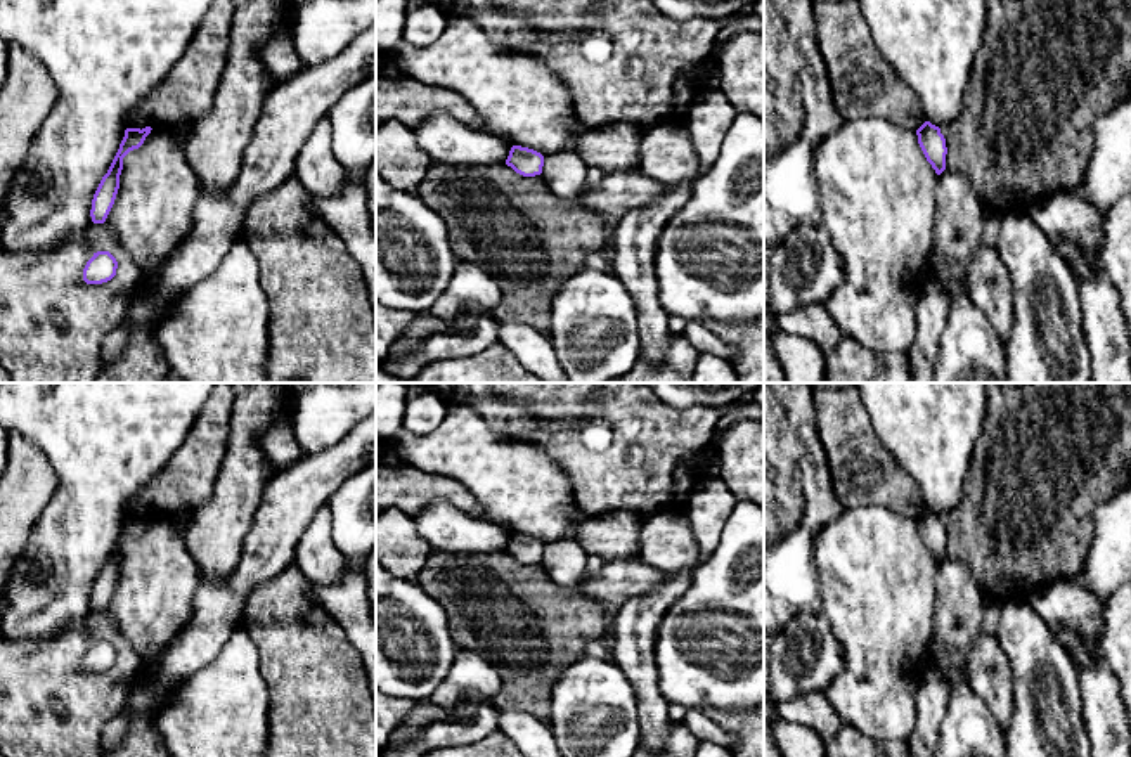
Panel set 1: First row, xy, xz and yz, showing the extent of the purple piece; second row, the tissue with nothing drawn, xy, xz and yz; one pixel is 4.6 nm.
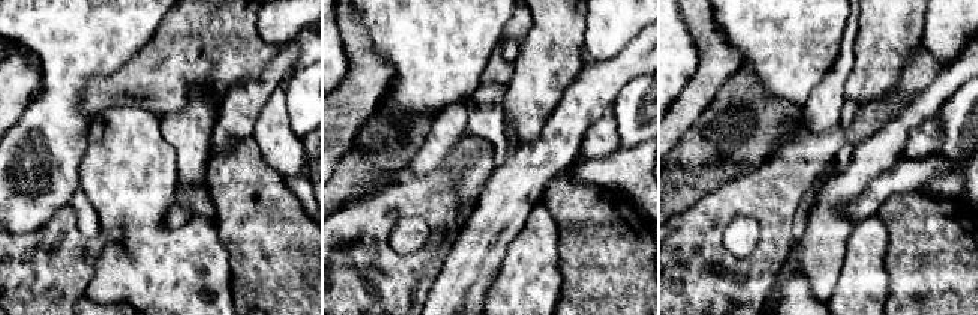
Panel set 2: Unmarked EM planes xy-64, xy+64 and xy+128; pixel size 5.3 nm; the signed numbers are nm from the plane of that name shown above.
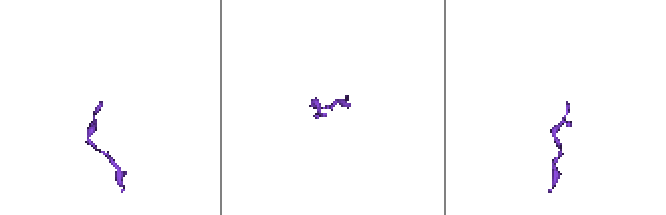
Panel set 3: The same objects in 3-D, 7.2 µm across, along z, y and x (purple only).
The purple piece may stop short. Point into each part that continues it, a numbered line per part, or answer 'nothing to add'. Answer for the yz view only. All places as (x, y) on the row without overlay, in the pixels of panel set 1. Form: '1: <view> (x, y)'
1: yz (877, 579)

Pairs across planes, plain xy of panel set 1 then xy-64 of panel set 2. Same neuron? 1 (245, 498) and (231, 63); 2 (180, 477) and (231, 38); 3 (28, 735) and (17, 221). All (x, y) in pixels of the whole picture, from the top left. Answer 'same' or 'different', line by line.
1: different
2: same
3: different

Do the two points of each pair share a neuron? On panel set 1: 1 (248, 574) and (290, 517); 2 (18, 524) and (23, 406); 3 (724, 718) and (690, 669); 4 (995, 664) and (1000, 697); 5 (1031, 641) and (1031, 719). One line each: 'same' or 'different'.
1: same
2: different
3: different
4: same
5: same

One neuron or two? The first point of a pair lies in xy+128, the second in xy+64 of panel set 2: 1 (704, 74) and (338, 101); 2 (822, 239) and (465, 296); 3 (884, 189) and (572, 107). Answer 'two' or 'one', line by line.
1: one
2: one
3: two

